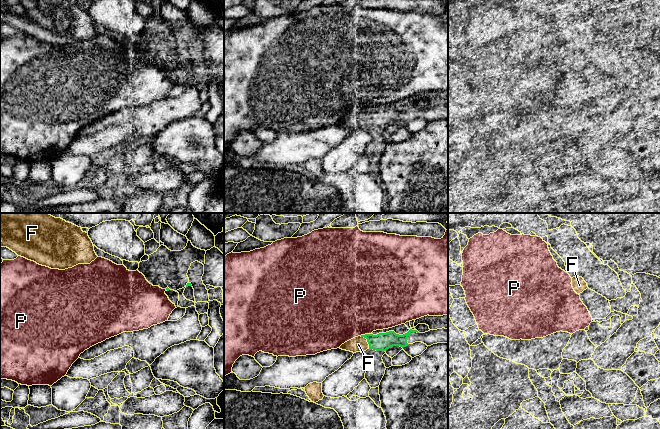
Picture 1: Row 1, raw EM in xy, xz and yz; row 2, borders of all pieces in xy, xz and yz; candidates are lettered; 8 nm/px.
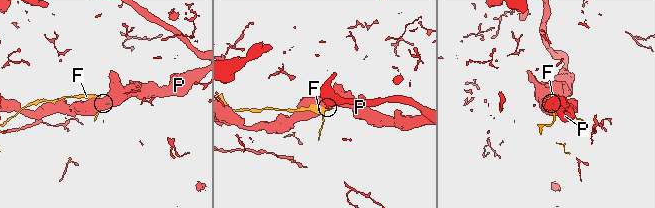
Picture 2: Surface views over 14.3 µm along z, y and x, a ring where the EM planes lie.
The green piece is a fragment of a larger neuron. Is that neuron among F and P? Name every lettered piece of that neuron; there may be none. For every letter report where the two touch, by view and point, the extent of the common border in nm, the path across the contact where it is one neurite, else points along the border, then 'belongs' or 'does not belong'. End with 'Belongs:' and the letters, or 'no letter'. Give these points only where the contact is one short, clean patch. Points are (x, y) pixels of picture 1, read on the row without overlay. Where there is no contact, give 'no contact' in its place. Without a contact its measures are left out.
F: contact xz (367, 117); length 130 nm; belongs
P: contact xz (365, 110); length 90 nm; does not belong
Belongs: F

